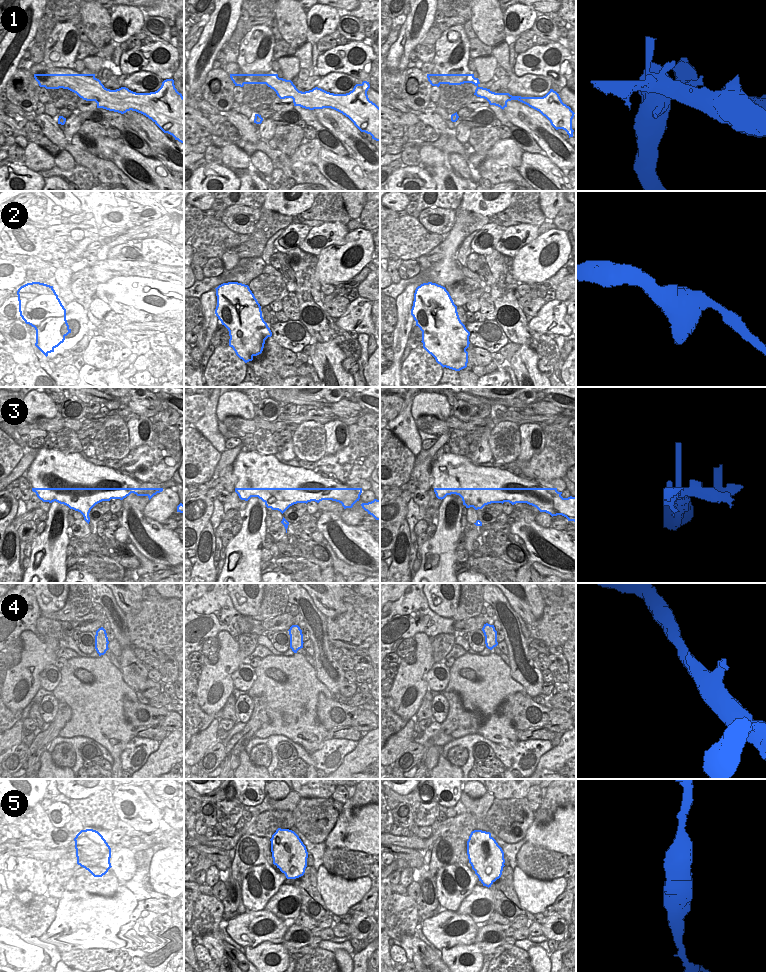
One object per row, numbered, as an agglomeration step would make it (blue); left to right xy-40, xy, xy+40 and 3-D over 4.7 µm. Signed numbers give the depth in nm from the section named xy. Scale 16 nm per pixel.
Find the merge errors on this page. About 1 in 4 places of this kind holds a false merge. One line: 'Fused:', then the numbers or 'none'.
Fused: 1

